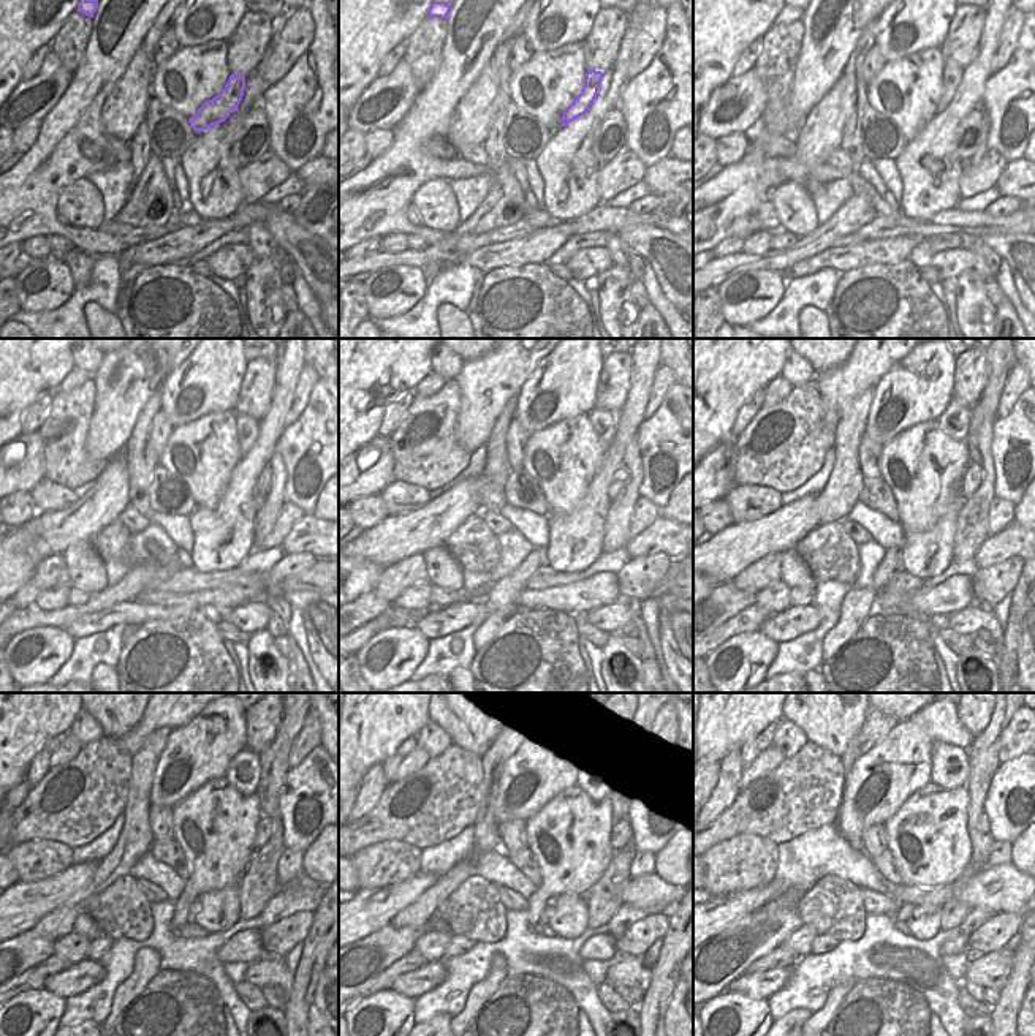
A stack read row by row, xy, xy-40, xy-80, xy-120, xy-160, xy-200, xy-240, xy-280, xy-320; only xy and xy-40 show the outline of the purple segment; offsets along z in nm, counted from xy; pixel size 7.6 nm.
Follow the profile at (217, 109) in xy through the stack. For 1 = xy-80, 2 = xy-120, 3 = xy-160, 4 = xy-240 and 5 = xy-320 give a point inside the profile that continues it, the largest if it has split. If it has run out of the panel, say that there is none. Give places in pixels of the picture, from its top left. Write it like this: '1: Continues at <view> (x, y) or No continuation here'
1: Continues at xy-80 (953, 73)
2: Continues at xy-120 (247, 427)
3: Continues at xy-160 (603, 421)
4: Continues at xy-240 (244, 771)
5: Continues at xy-320 (950, 764).

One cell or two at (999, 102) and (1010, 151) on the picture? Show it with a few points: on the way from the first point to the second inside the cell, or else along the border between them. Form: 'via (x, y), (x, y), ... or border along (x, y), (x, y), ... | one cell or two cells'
via (999, 114), (999, 139) | one cell

